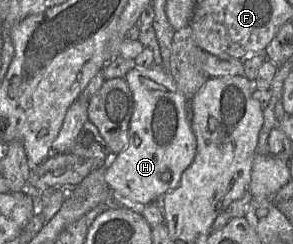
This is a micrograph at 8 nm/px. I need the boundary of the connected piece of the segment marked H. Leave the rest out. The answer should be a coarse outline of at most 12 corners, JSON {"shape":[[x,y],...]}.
{"shape":[[154,63],[124,77],[127,147],[104,178],[134,205],[175,189],[196,154],[186,98]]}

